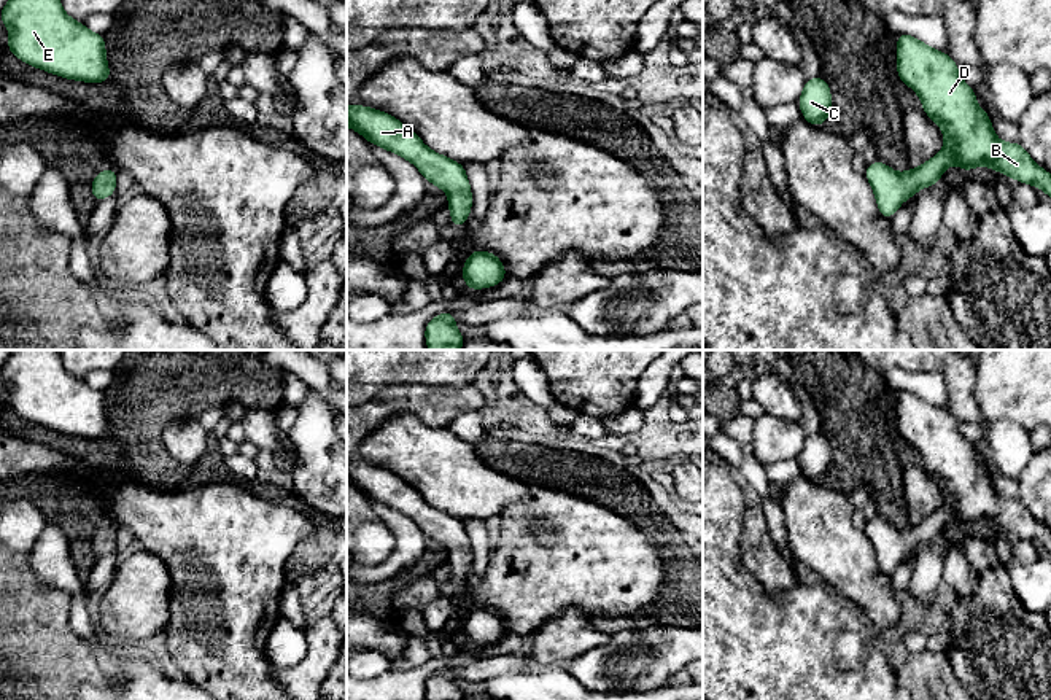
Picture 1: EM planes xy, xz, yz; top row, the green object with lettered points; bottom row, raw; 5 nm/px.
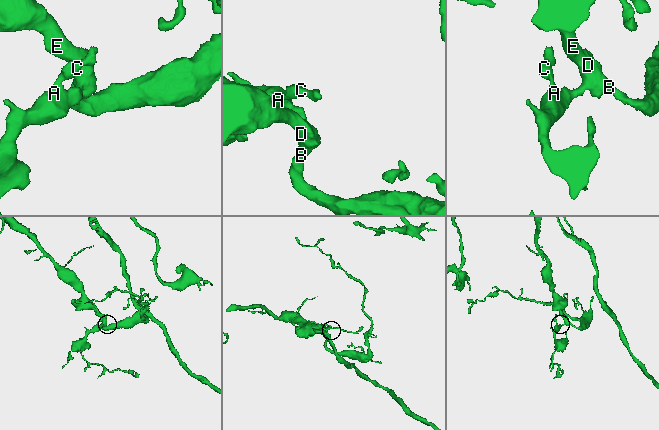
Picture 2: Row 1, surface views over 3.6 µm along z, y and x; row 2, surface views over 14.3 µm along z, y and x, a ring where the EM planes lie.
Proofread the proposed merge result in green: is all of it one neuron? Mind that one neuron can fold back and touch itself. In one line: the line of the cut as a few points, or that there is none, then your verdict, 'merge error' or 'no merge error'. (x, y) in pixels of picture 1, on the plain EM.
no cut | no merge error

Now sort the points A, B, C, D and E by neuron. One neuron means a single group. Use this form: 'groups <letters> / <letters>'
groups A B C D E

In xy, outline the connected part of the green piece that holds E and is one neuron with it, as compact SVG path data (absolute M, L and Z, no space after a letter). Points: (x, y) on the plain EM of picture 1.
M11 350L0 368L0 375L10 387L8 407L19 417L67 436L110 438L103 391L72 375L64 368L57 350Z

